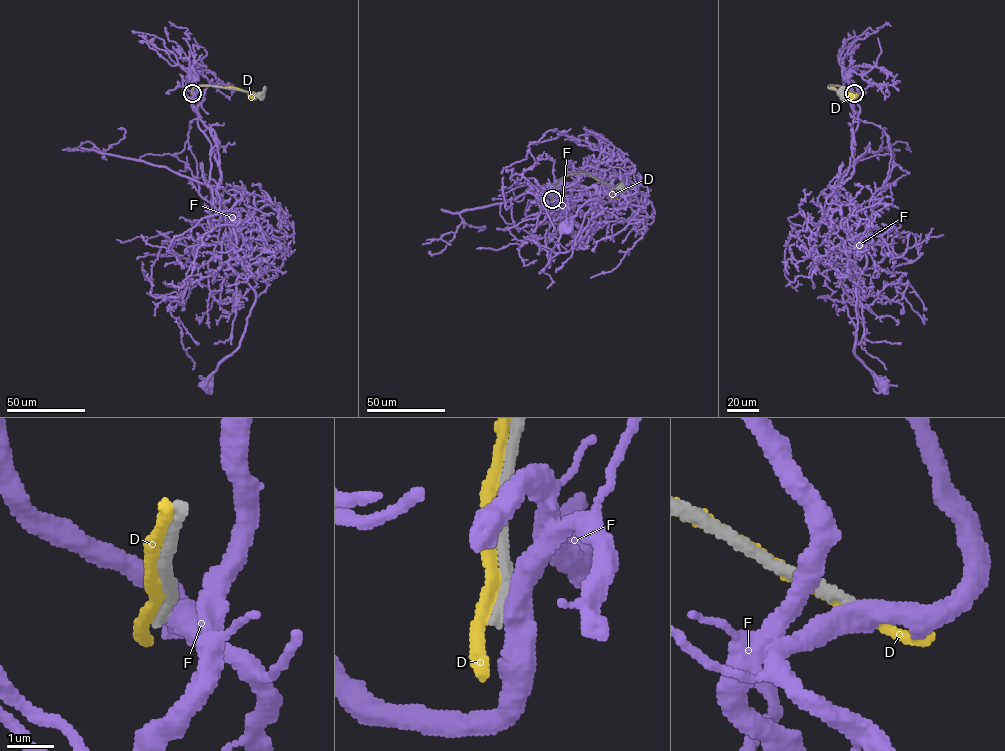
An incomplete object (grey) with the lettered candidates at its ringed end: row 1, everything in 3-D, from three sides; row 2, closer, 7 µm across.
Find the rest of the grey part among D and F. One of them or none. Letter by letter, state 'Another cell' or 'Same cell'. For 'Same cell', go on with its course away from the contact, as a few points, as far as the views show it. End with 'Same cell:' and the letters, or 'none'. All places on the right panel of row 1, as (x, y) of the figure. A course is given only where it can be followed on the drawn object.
D: Another cell
F: Another cell
Same cell: none

